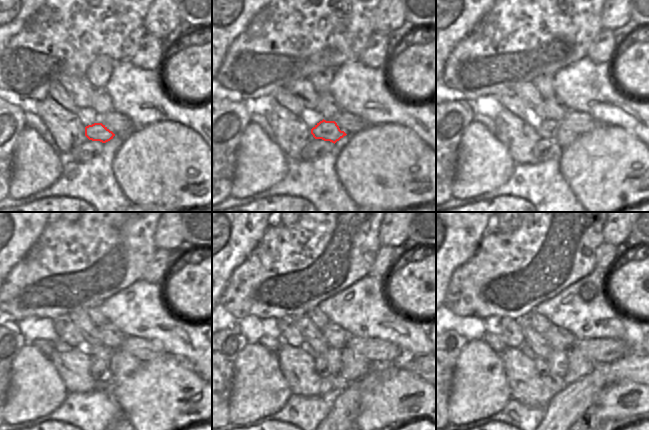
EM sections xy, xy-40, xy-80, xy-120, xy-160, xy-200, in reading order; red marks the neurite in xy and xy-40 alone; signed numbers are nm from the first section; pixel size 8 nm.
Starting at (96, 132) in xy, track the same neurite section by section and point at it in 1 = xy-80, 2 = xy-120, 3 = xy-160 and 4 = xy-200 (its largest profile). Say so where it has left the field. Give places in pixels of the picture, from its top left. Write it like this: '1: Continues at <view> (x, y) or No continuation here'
1: Continues at xy-80 (556, 131)
2: Continues at xy-120 (122, 364)
3: Continues at xy-160 (354, 366)
4: Continues at xy-200 (578, 365)

